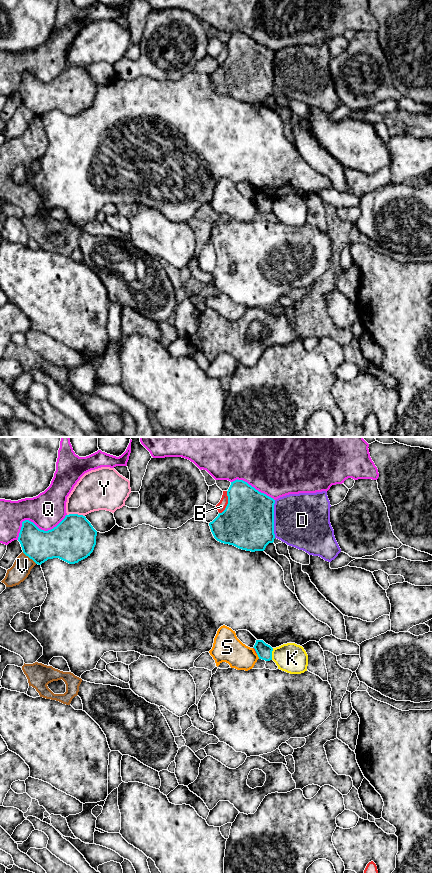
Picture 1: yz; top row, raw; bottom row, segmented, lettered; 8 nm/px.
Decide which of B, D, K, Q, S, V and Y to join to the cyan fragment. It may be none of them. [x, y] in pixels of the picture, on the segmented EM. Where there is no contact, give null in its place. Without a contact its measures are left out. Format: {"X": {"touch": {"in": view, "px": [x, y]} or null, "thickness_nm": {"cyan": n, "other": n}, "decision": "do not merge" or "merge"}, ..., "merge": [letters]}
{"B": {"touch": {"in": "yz", "px": [228, 503]}, "thickness_nm": {"cyan": 420, "other": 70}, "decision": "do not merge"}, "D": {"touch": {"in": "yz", "px": [273, 519]}, "thickness_nm": {"cyan": 420, "other": 440}, "decision": "do not merge"}, "K": {"touch": {"in": "yz", "px": [271, 654]}, "thickness_nm": {"cyan": 130, "other": 240}, "decision": "do not merge"}, "Q": {"touch": {"in": "yz", "px": [36, 526]}, "thickness_nm": {"cyan": 280, "other": 280}, "decision": "do not merge"}, "S": {"touch": {"in": "yz", "px": [258, 656]}, "thickness_nm": {"cyan": 130, "other": 220}, "decision": "do not merge"}, "V": {"touch": {"in": "yz", "px": [29, 557]}, "thickness_nm": {"cyan": 260, "other": 150}, "decision": "do not merge"}, "Y": {"touch": {"in": "yz", "px": [76, 514]}, "thickness_nm": {"cyan": 360, "other": 320}, "decision": "do not merge"}, "merge": []}

